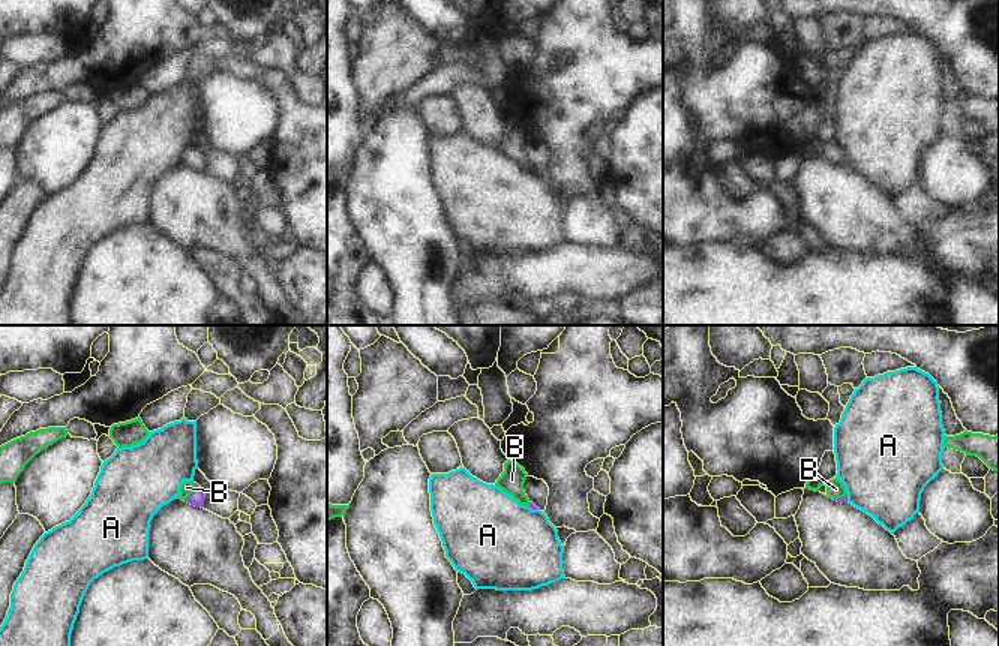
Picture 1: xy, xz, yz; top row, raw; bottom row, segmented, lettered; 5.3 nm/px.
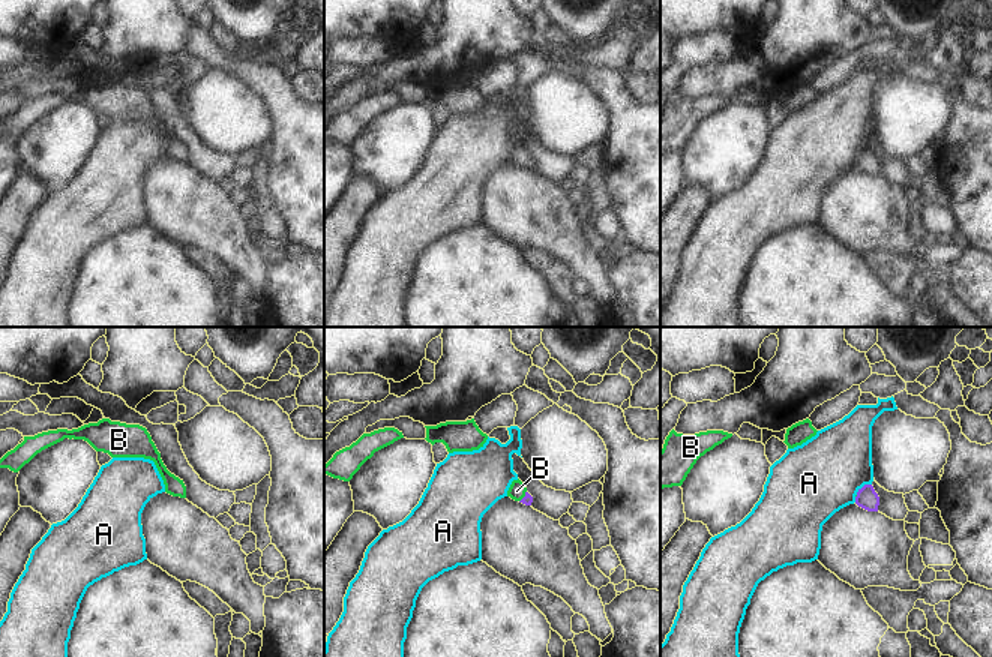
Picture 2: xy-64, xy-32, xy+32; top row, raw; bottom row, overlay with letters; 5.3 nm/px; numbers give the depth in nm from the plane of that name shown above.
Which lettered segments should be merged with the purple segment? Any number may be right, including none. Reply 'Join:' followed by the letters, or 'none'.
Join: B

